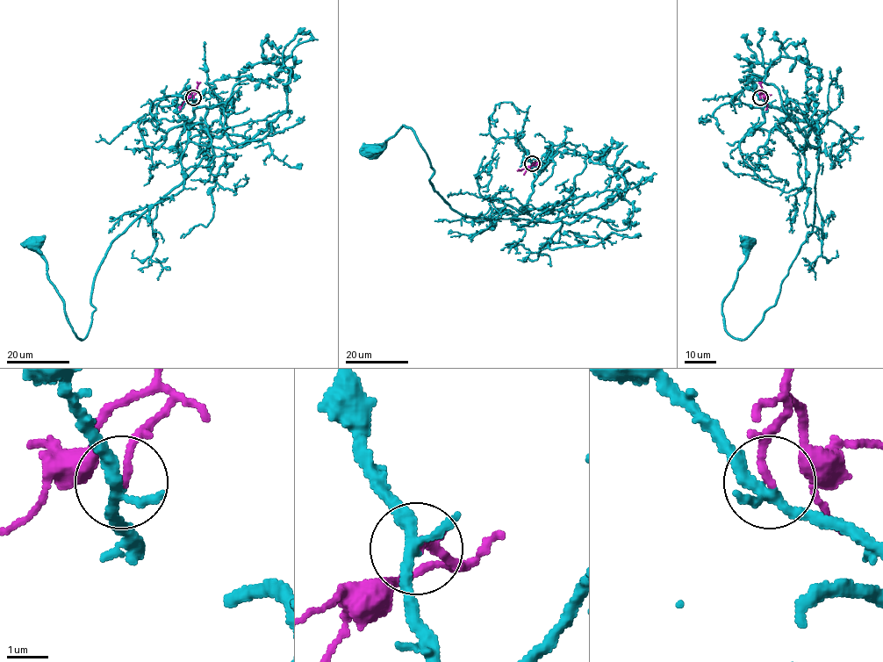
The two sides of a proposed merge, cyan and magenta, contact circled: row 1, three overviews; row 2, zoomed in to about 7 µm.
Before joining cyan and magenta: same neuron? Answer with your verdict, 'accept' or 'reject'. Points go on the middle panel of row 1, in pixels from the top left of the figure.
accept

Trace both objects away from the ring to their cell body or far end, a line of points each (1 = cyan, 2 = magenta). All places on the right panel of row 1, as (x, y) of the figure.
1: (760, 97), (815, 125), (814, 215), (776, 303), (743, 339), (726, 330), (722, 302), (745, 243)
2: (760, 97), (762, 91), (766, 102), (765, 110)

